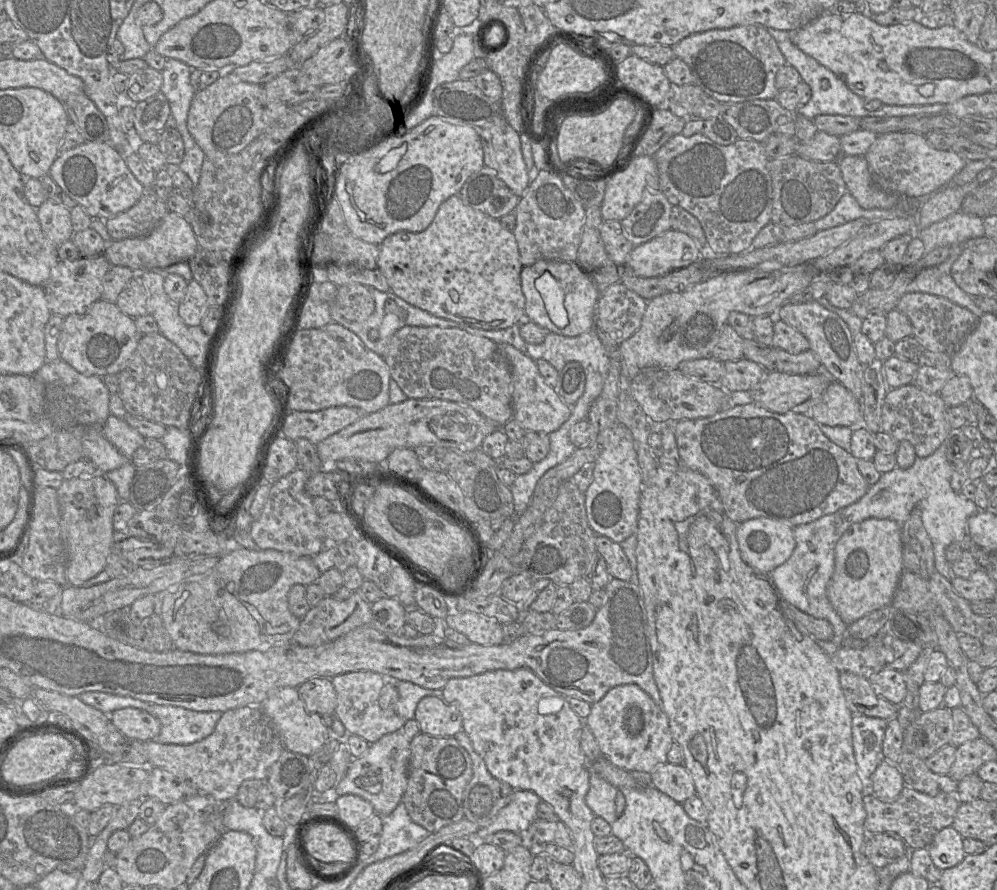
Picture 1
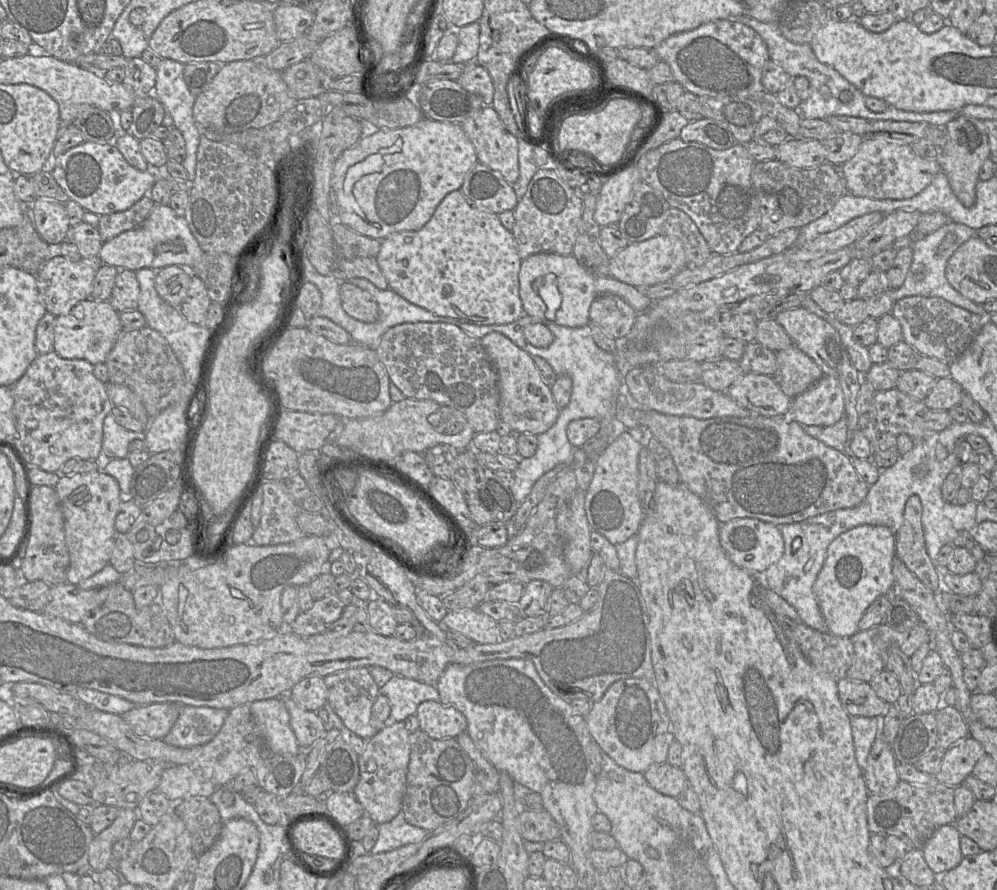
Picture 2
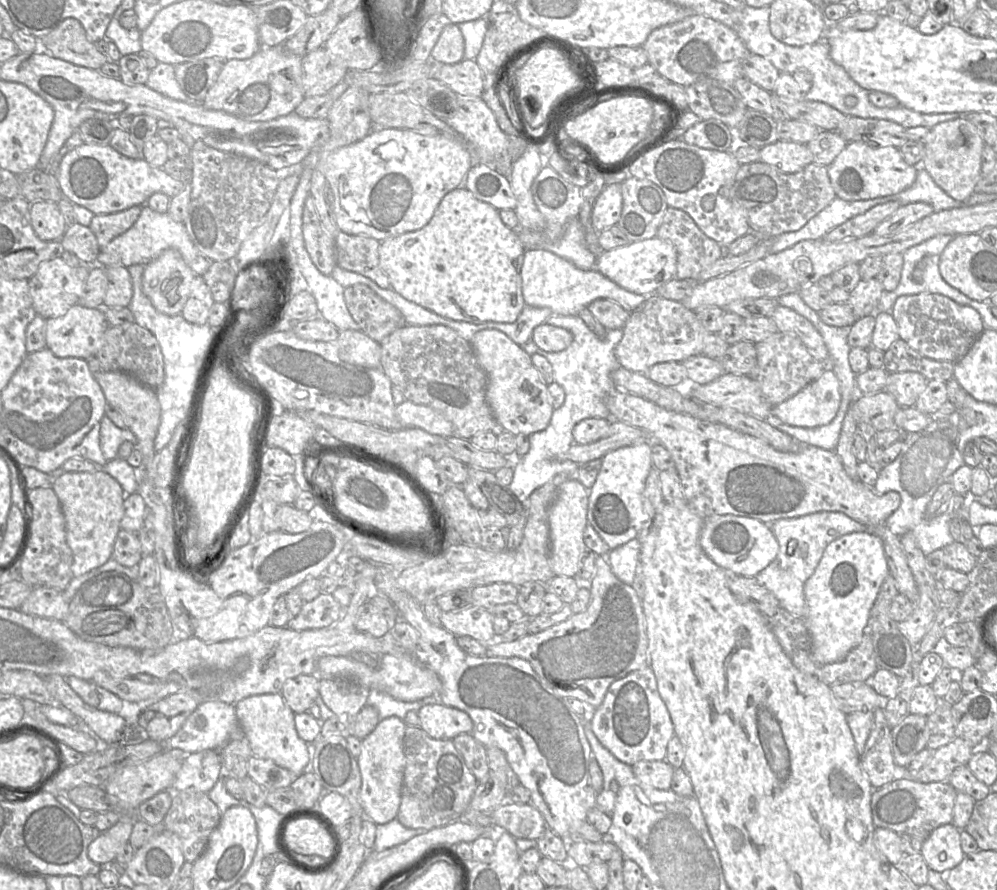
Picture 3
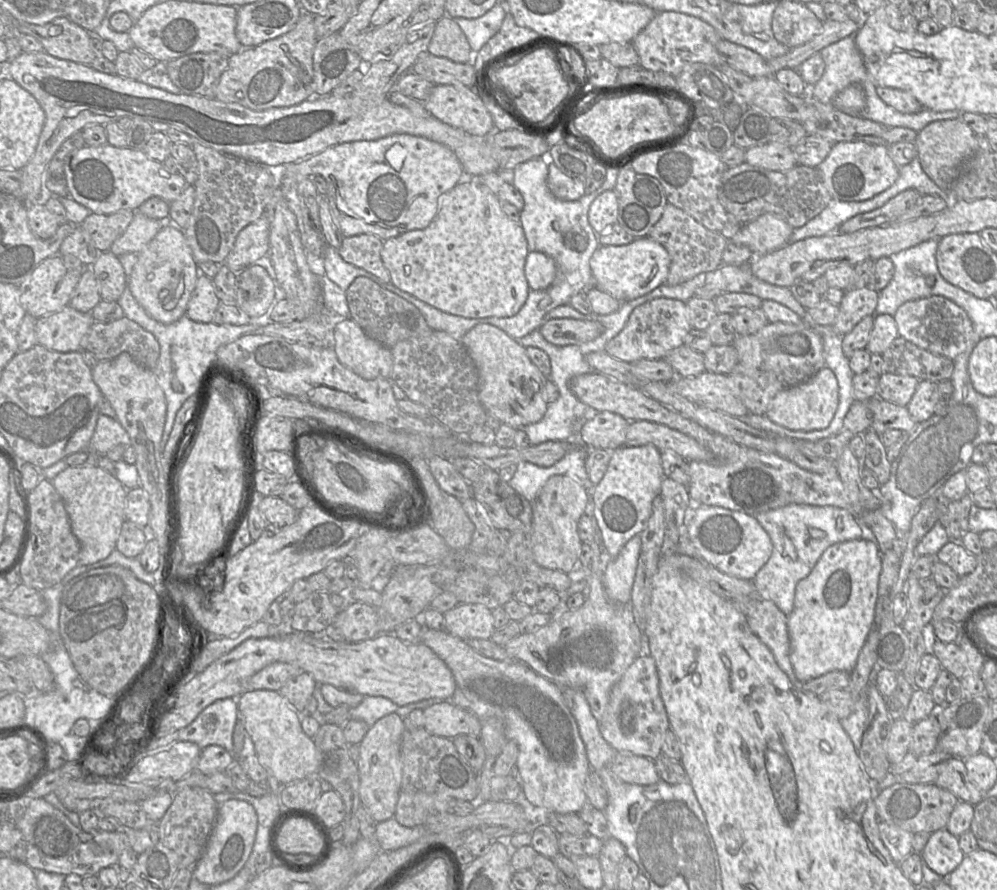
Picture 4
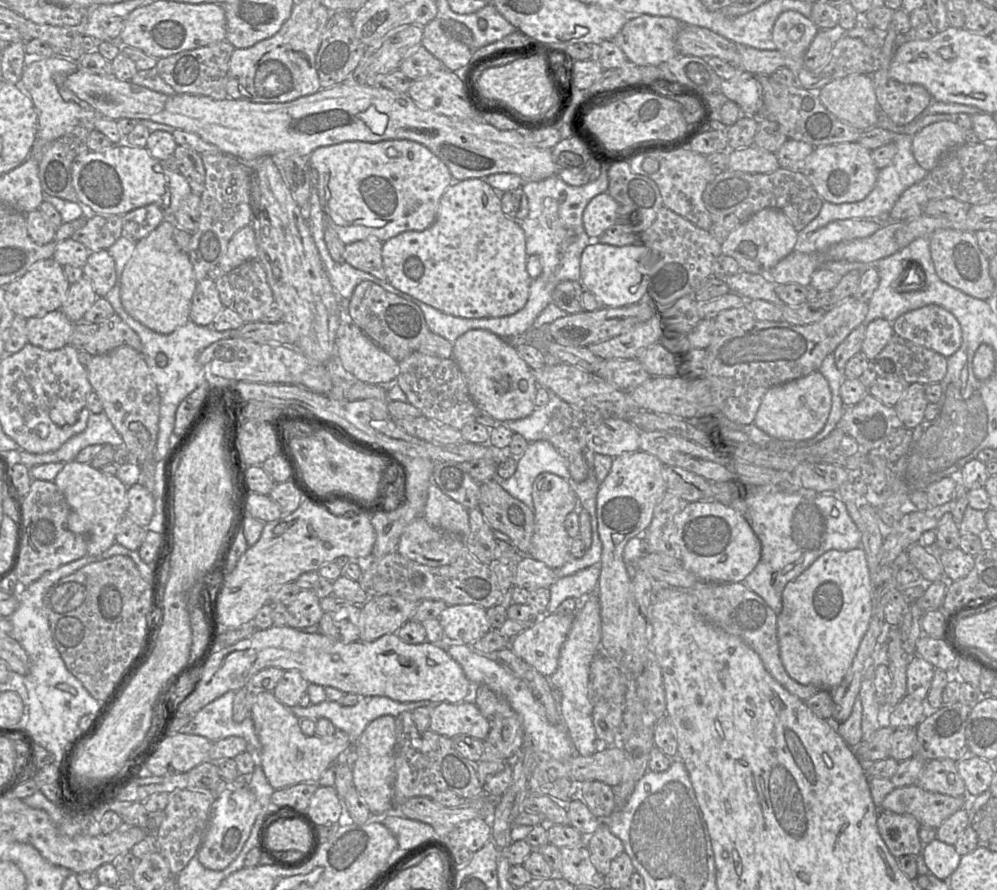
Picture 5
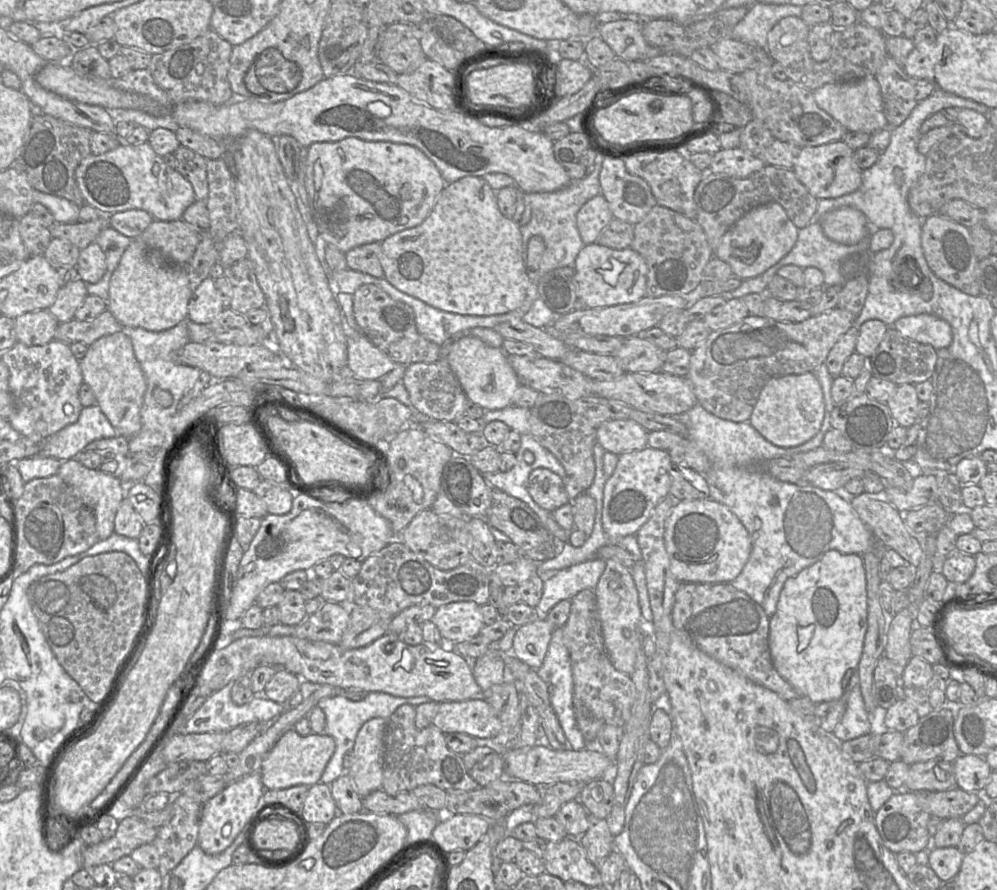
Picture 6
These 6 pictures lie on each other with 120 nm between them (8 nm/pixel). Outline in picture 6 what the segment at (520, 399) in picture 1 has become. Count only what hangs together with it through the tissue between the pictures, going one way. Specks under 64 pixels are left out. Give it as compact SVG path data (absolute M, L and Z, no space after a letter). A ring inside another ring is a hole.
M465 335L451 344L447 362L470 401L484 410L499 410L512 405L520 383L502 348L491 347L475 336Z

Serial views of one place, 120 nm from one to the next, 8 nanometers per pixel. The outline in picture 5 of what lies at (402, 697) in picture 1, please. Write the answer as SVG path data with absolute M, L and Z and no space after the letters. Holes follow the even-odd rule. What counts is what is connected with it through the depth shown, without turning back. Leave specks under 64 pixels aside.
M361 696L358 703L354 706L343 706L339 702L327 699L319 704L311 704L308 707L294 706L291 708L291 711L299 719L318 720L320 718L327 718L333 723L337 730L342 730L348 734L351 743L355 743L367 725L380 716L391 715L397 717L402 712L413 711L419 707L429 707L433 709L440 703L442 702L432 702L430 700L402 703L386 696Z

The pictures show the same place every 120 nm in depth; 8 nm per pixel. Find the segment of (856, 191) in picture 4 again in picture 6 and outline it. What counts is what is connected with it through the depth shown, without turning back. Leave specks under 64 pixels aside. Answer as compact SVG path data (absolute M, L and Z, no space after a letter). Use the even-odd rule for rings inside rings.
M832 141L819 146L802 147L792 167L800 182L817 199L837 198L857 190L862 183L862 171L854 161L854 150L844 141Z

